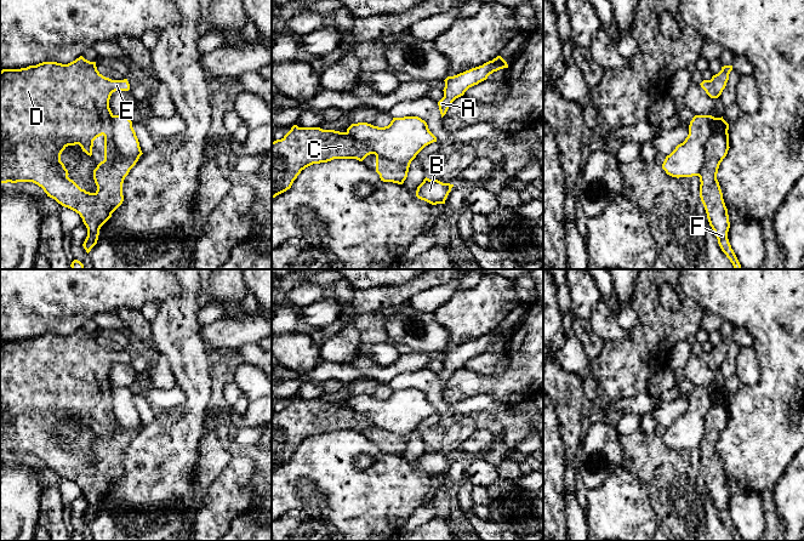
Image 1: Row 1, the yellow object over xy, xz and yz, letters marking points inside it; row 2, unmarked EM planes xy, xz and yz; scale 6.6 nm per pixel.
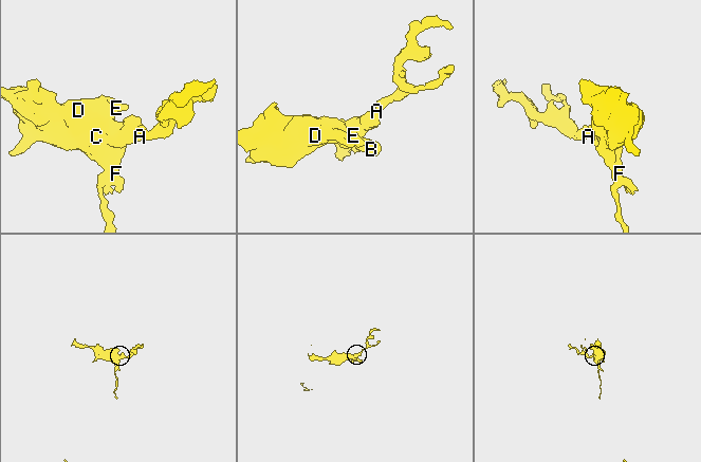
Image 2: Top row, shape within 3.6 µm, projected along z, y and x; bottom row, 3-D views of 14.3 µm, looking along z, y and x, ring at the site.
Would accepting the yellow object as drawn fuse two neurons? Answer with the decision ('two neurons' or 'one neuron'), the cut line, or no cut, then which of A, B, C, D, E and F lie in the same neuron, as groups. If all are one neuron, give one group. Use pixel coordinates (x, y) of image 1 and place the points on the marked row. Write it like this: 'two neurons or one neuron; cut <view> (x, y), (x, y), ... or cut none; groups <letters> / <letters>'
two neurons; cut xy (113, 115), (113, 143), (117, 153), (120, 157), (138, 158); groups A B / C D E F

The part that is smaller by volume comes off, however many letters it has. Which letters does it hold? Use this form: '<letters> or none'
A, B

